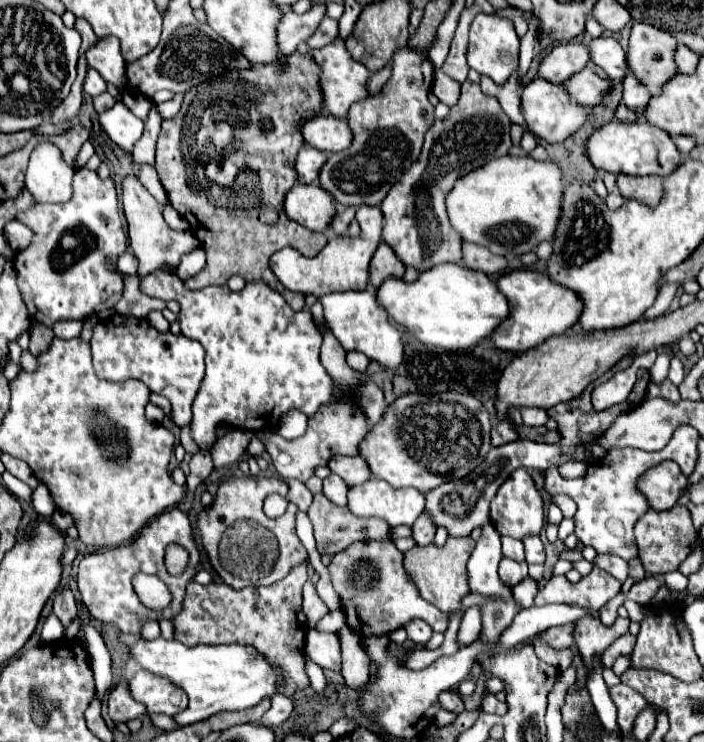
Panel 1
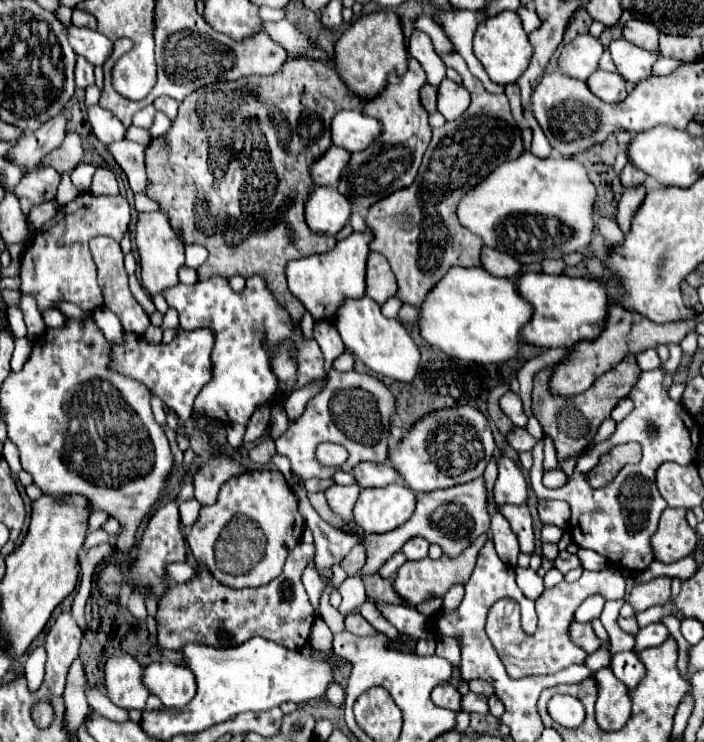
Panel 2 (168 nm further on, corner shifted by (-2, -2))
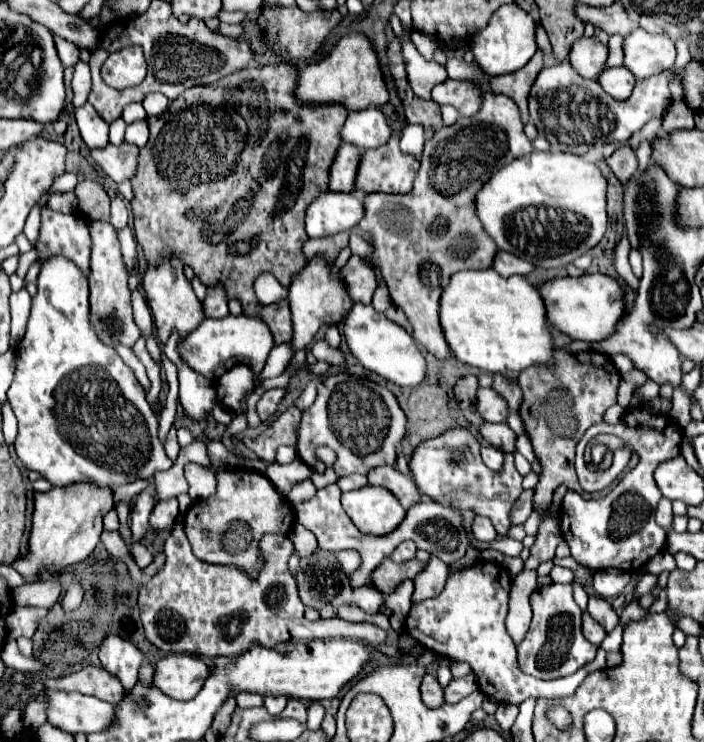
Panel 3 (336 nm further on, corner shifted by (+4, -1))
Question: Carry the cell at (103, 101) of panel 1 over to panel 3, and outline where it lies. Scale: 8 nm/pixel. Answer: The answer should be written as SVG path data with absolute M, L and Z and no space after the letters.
M79 60L79 106L87 102L91 90L91 74L89 74L89 64Z

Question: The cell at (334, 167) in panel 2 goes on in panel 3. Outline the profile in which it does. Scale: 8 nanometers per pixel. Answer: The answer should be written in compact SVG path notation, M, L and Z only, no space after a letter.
M341 144L333 164L329 168L329 190L333 192L353 192L355 184L355 172L359 164L359 156L363 154L361 148L355 148L353 144Z

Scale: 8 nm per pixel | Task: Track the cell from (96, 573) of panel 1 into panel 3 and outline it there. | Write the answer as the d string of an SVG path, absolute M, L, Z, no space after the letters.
M169 498L169 500L159 500L151 512L149 524L153 528L155 534L163 532L163 530L171 530L171 526L177 522L179 516L179 508L177 508L177 498Z

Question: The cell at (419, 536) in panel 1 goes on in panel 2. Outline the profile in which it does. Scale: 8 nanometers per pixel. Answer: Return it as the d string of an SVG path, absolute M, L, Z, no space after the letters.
M415 537L415 539L407 541L401 551L403 551L403 555L407 559L415 561L415 559L425 559L427 557L427 549L429 549L429 543L425 539L421 539L421 537Z

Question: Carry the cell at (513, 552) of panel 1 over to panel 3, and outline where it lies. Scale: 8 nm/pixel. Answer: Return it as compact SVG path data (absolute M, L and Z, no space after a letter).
M477 516L477 518L475 518L475 522L473 522L473 534L475 534L475 538L481 540L481 542L491 542L491 540L495 540L495 536L497 536L491 520L487 520L485 516Z

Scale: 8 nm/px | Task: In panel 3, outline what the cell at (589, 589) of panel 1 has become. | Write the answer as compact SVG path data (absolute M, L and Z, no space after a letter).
M551 584L537 588L531 594L533 620L525 638L525 660L519 660L519 668L541 680L555 680L559 676L569 676L583 664L589 664L597 650L581 634L581 610L573 600L571 584Z

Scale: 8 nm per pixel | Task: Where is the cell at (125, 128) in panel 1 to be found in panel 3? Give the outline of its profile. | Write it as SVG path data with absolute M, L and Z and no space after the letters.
M91 104L77 108L75 116L81 136L89 148L101 148L109 142L109 124L95 112L95 108L91 108Z

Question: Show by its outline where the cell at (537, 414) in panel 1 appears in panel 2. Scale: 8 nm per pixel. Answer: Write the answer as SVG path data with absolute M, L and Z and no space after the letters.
M507 391L507 393L499 399L499 407L501 407L503 413L513 421L513 425L525 427L527 417L525 417L525 413L523 413L523 403L521 403L521 399L519 399L517 393Z

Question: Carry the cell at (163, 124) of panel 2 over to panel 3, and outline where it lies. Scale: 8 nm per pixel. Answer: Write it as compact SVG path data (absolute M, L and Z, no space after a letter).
M137 120L133 124L127 126L127 132L125 132L125 140L131 142L131 144L137 144L139 148L143 148L149 140L149 124L147 120Z

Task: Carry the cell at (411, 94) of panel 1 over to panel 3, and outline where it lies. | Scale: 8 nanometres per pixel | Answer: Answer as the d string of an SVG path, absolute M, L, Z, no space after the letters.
M387 102L381 106L381 112L387 118L387 124L391 126L391 138L385 146L379 146L375 150L365 150L361 160L359 160L359 168L357 168L357 178L355 178L355 190L363 190L365 194L371 192L389 192L389 194L407 194L413 188L413 180L417 176L419 170L419 160L411 154L403 154L399 148L399 140L401 134L407 126L407 122L397 114L397 110Z

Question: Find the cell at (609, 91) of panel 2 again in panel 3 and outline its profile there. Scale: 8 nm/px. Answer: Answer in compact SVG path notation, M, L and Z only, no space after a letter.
M619 66L619 68L607 68L599 74L597 82L601 84L601 88L613 96L615 100L625 100L627 96L631 96L631 90L635 86L635 78L631 76L631 72L627 72L627 68Z

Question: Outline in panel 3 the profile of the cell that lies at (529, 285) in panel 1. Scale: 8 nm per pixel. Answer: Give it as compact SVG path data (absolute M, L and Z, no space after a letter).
M583 274L577 278L571 276L553 278L539 284L537 288L545 304L547 322L559 332L571 336L573 340L595 342L611 336L611 330L615 328L615 322L621 318L625 308L623 302L625 292L617 284L617 280L603 274Z

